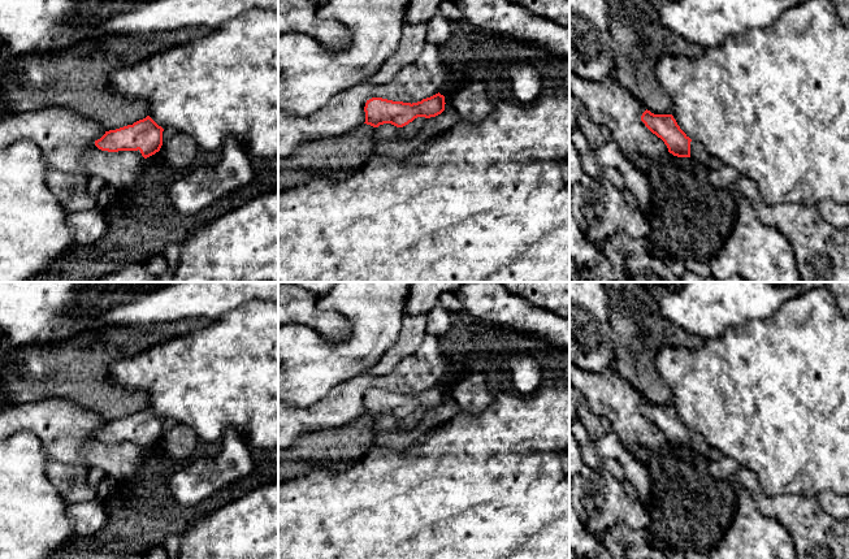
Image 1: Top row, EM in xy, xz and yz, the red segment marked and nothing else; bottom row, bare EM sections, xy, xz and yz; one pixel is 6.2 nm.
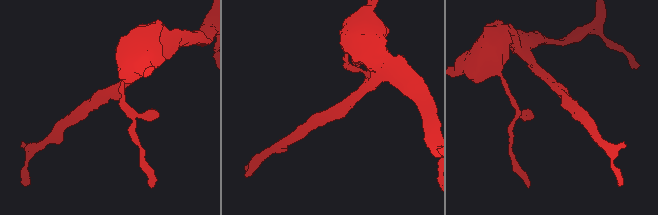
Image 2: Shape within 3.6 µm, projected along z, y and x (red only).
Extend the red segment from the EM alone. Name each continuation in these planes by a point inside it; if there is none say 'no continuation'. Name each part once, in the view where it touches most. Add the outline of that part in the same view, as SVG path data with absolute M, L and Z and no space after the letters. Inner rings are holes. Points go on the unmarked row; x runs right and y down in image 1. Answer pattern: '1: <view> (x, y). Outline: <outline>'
no continuation

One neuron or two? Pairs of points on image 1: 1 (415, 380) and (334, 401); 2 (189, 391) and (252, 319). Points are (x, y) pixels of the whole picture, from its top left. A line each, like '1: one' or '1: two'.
1: one
2: one

